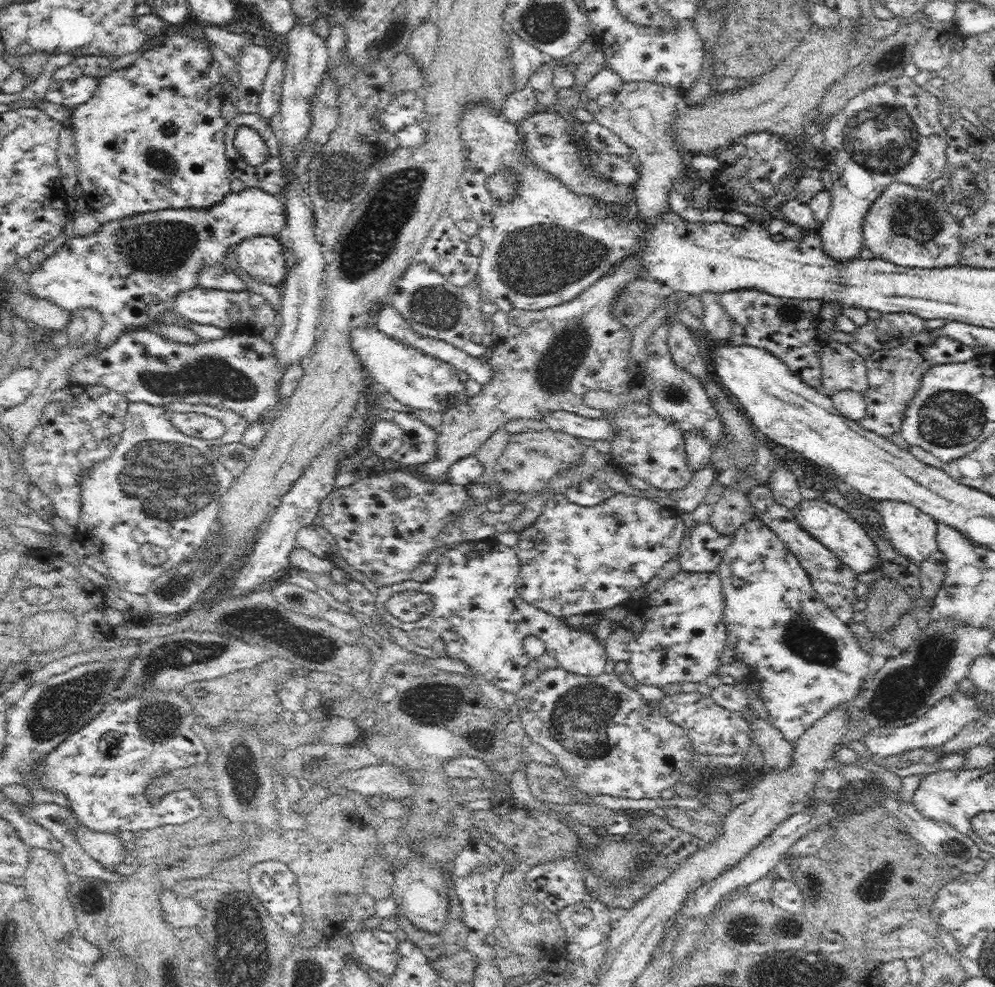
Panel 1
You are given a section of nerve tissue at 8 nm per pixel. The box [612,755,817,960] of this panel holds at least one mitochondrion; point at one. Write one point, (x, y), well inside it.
(742, 928)

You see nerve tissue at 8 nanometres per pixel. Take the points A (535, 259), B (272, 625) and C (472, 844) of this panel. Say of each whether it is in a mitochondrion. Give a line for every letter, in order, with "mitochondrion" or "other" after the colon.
A: mitochondrion
B: mitochondrion
C: other

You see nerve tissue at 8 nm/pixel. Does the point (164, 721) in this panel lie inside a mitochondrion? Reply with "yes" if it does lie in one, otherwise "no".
yes

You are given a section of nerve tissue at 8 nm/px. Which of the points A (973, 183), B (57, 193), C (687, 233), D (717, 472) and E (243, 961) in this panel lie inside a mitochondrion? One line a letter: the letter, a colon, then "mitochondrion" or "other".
A: other
B: other
C: other
D: other
E: mitochondrion

